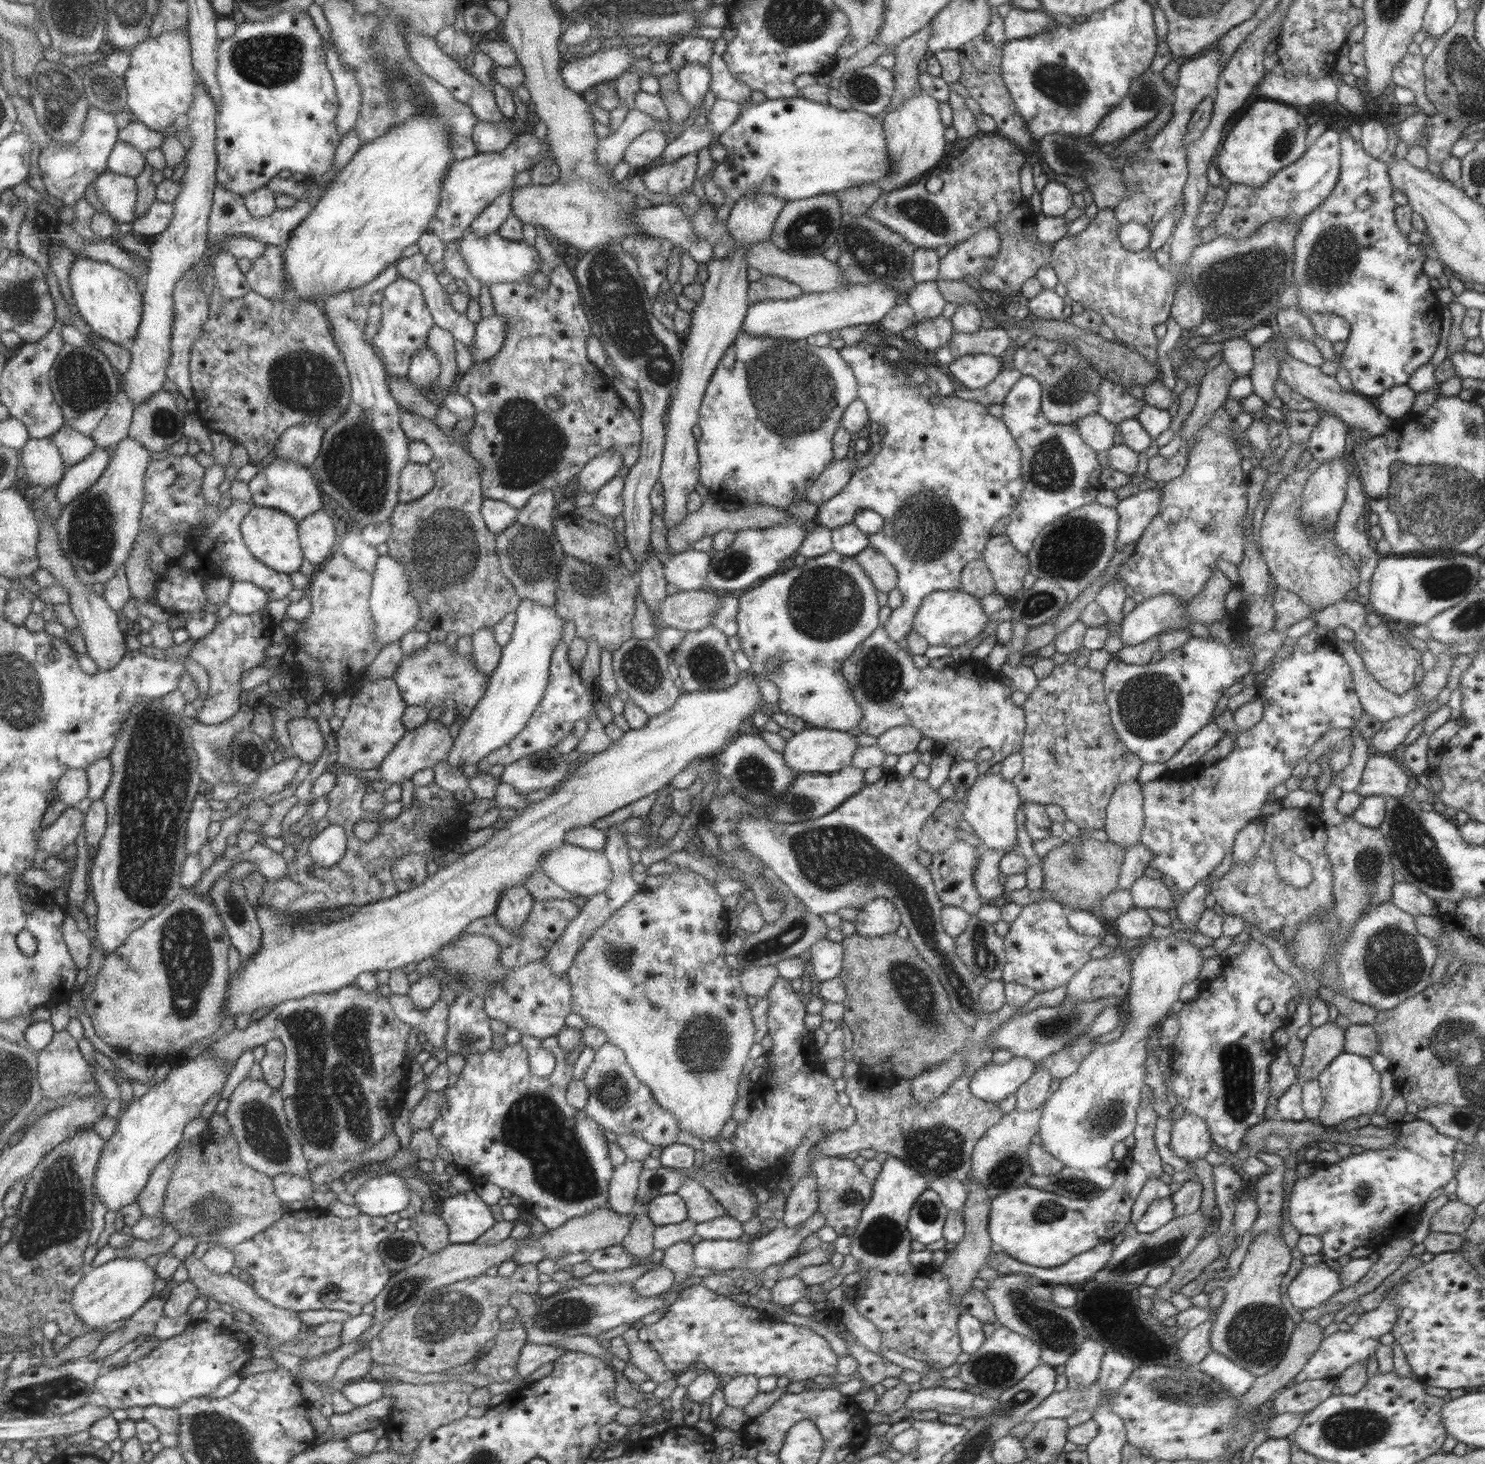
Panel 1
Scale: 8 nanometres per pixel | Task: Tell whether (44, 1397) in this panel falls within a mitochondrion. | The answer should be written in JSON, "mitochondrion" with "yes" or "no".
{"mitochondrion":"yes"}

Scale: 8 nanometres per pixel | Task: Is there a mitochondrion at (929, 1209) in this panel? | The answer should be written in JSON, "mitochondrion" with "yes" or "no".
{"mitochondrion":"yes"}

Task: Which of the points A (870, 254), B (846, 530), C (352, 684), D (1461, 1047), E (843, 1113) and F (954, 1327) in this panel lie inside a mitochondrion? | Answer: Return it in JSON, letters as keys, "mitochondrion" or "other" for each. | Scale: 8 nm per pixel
{"A":"mitochondrion","B":"other","C":"other","D":"mitochondrion","E":"other","F":"other"}

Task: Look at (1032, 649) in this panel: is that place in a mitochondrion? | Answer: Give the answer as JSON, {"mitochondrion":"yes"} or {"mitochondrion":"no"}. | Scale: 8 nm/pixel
{"mitochondrion":"no"}

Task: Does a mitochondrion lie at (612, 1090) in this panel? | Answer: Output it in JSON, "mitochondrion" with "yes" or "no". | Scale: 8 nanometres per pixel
{"mitochondrion":"yes"}

